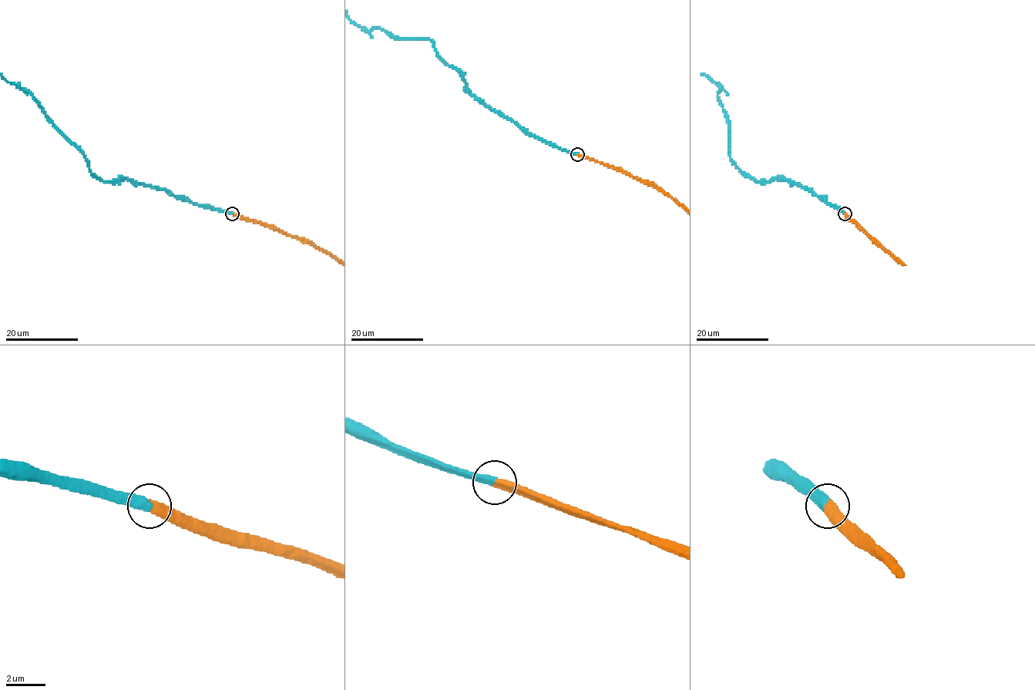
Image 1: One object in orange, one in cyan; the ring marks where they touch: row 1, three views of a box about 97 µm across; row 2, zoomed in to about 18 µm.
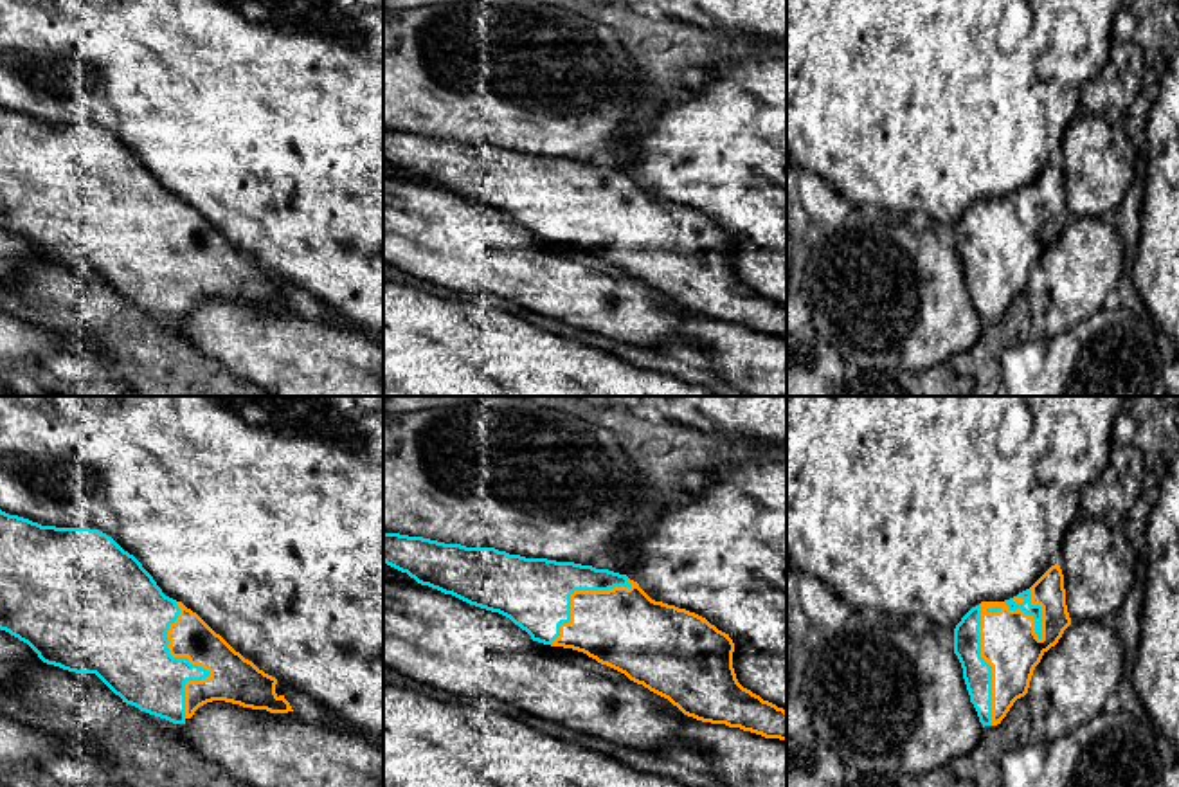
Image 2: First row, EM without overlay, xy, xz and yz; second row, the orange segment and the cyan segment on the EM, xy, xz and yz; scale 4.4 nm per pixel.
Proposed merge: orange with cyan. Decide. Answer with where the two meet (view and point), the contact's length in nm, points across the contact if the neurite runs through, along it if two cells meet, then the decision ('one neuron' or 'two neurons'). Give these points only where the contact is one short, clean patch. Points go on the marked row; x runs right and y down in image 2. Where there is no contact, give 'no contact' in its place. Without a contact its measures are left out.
contact xy (195, 663); length 500 nm; one neuron

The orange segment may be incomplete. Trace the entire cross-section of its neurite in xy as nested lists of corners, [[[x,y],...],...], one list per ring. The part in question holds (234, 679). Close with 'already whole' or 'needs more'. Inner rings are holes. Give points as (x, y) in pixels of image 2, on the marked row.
[[[0,510],[0,630],[9,632],[27,643],[38,657],[47,663],[76,674],[95,674],[122,702],[139,708],[149,715],[166,719],[173,724],[185,724],[194,711],[212,701],[225,701],[252,710],[270,713],[293,711],[284,695],[275,693],[277,679],[259,670],[252,661],[236,652],[220,634],[216,634],[196,612],[162,593],[153,576],[142,564],[124,551],[112,537],[90,528],[56,528],[41,526],[29,519],[9,515]]]; needs more

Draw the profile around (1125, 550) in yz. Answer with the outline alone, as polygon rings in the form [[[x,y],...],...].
[[[1080,515],[1064,535],[1058,565],[1064,574],[1066,605],[1071,621],[1111,621],[1134,585],[1136,551],[1121,522],[1109,526],[1102,519]]]

